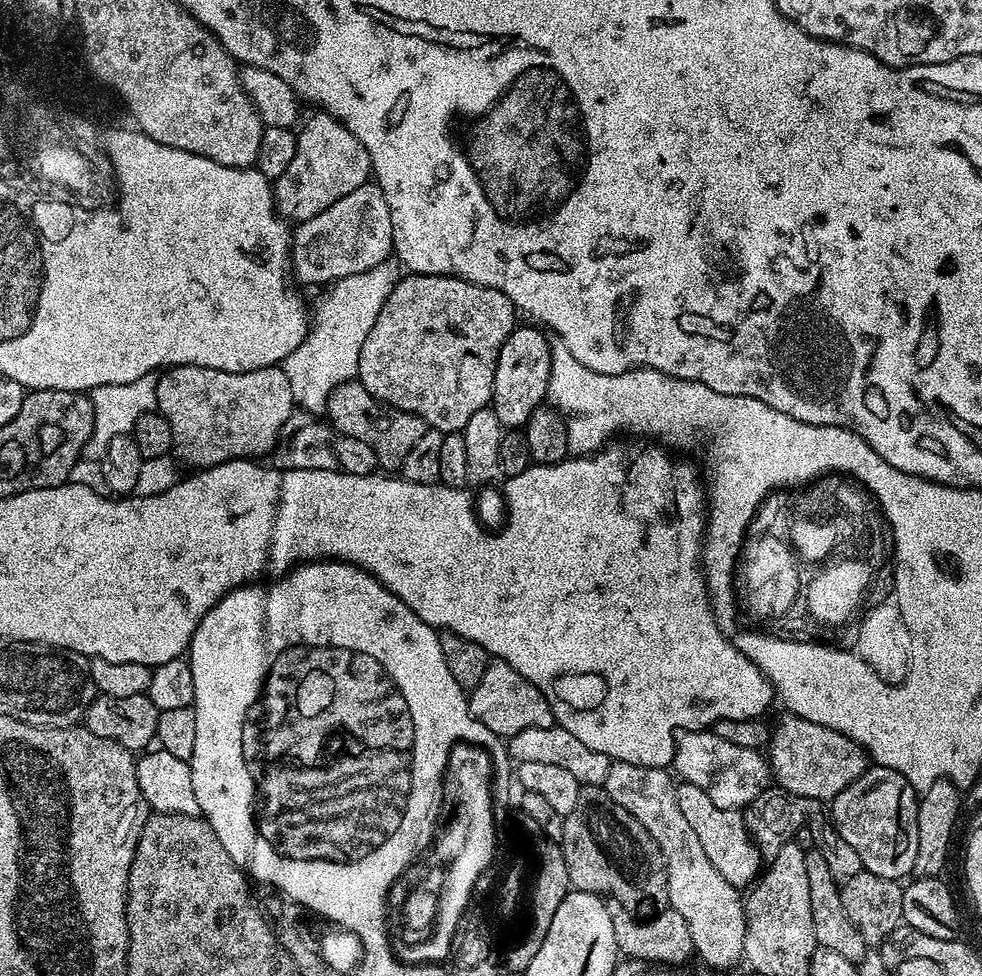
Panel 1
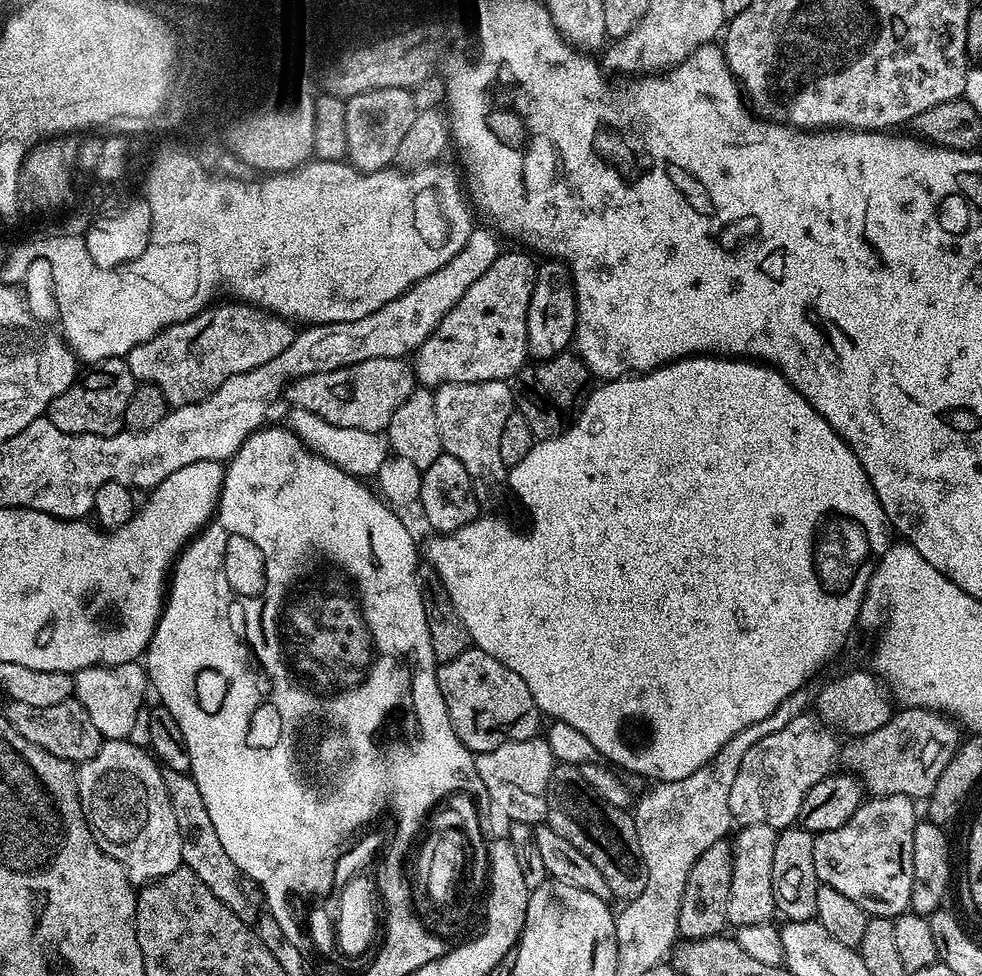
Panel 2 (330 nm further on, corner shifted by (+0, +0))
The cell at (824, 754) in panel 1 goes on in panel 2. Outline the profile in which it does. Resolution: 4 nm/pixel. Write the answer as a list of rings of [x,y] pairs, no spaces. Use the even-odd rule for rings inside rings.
[[[901,707],[878,730],[849,739],[849,744],[842,748],[842,764],[873,797],[927,798],[934,786],[938,786],[942,770],[950,766],[950,758],[954,758],[960,748],[962,735],[959,731],[957,721],[943,712]]]

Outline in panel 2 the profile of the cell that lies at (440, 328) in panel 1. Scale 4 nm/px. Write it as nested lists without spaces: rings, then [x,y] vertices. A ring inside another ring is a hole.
[[[501,251],[494,266],[462,294],[436,331],[416,349],[414,371],[423,387],[435,390],[441,384],[508,382],[525,367],[529,359],[526,322],[538,264],[527,256],[527,251],[524,252]]]

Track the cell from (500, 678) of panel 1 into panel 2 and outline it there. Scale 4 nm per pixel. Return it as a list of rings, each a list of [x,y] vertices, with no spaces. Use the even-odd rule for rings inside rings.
[[[469,646],[458,658],[439,665],[436,669],[438,690],[446,702],[446,710],[458,738],[468,747],[469,752],[479,754],[486,750],[494,750],[494,746],[502,746],[502,742],[515,740],[531,740],[537,735],[542,721],[540,707],[534,702],[530,690],[526,690],[526,682],[514,674],[498,658],[486,654],[481,648]]]

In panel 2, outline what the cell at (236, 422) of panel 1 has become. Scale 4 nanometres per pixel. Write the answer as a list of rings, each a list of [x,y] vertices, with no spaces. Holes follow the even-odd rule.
[[[231,302],[213,303],[196,316],[171,324],[145,344],[134,346],[126,357],[130,374],[137,382],[154,384],[169,405],[193,404],[206,398],[226,378],[242,374],[278,358],[290,342],[294,342],[297,329],[289,321],[265,312],[254,304]]]

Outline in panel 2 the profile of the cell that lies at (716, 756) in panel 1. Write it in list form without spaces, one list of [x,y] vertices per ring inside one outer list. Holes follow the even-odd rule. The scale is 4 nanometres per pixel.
[[[812,714],[795,716],[782,730],[766,734],[762,742],[754,742],[738,766],[734,786],[730,786],[730,810],[737,825],[769,824],[783,830],[795,825],[803,799],[811,788],[829,776],[838,764],[837,733]]]

